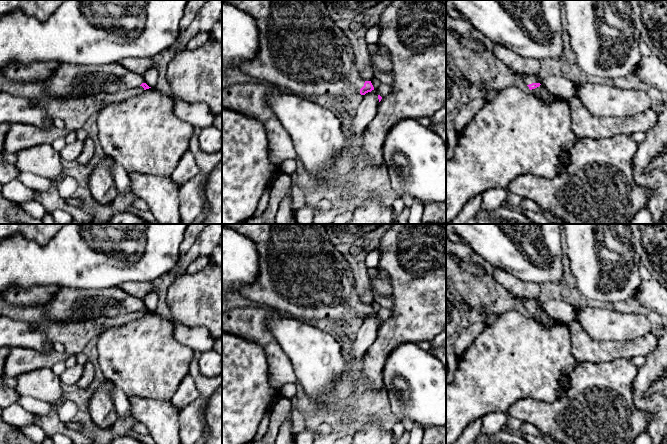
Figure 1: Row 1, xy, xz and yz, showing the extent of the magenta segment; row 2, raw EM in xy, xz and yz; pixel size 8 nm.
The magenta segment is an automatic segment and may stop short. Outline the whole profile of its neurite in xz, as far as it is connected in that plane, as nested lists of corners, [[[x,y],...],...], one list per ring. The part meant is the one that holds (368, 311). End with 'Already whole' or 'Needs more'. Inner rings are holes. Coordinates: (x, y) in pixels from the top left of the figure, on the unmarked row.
[[[222,224],[225,227],[236,230],[237,232],[243,234],[244,236],[251,239],[258,251],[259,259],[259,275],[255,282],[249,284],[245,287],[242,287],[238,292],[255,302],[264,304],[267,307],[273,308],[277,311],[283,312],[292,316],[295,319],[300,321],[309,322],[309,321],[319,321],[319,320],[333,320],[340,322],[348,322],[353,319],[361,318],[365,319],[368,316],[374,314],[374,311],[371,305],[365,305],[361,302],[359,295],[355,291],[354,287],[354,277],[353,273],[345,260],[344,256],[339,253],[336,249],[336,246],[331,242],[326,228],[323,224]]]. Needs more

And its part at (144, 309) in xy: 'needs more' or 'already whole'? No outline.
needs more

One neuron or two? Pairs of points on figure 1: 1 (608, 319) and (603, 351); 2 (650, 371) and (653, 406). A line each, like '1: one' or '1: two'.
1: two
2: one

